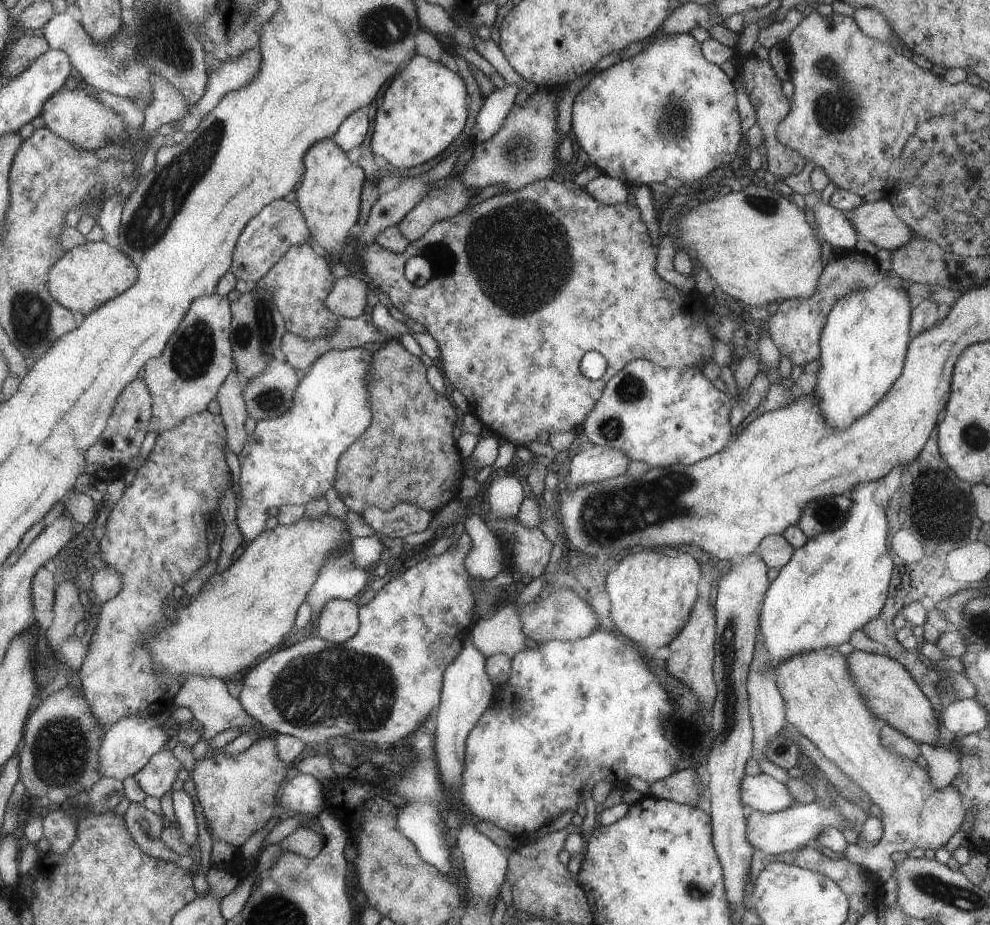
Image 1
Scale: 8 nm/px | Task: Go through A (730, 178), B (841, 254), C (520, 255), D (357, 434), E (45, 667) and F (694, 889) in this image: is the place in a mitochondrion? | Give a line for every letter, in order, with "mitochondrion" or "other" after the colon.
A: mitochondrion
B: other
C: mitochondrion
D: other
E: mitochondrion
F: mitochondrion

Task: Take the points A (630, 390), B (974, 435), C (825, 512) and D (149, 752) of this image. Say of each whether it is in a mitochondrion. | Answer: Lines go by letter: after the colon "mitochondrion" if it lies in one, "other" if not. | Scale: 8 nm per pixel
A: mitochondrion
B: mitochondrion
C: mitochondrion
D: other

